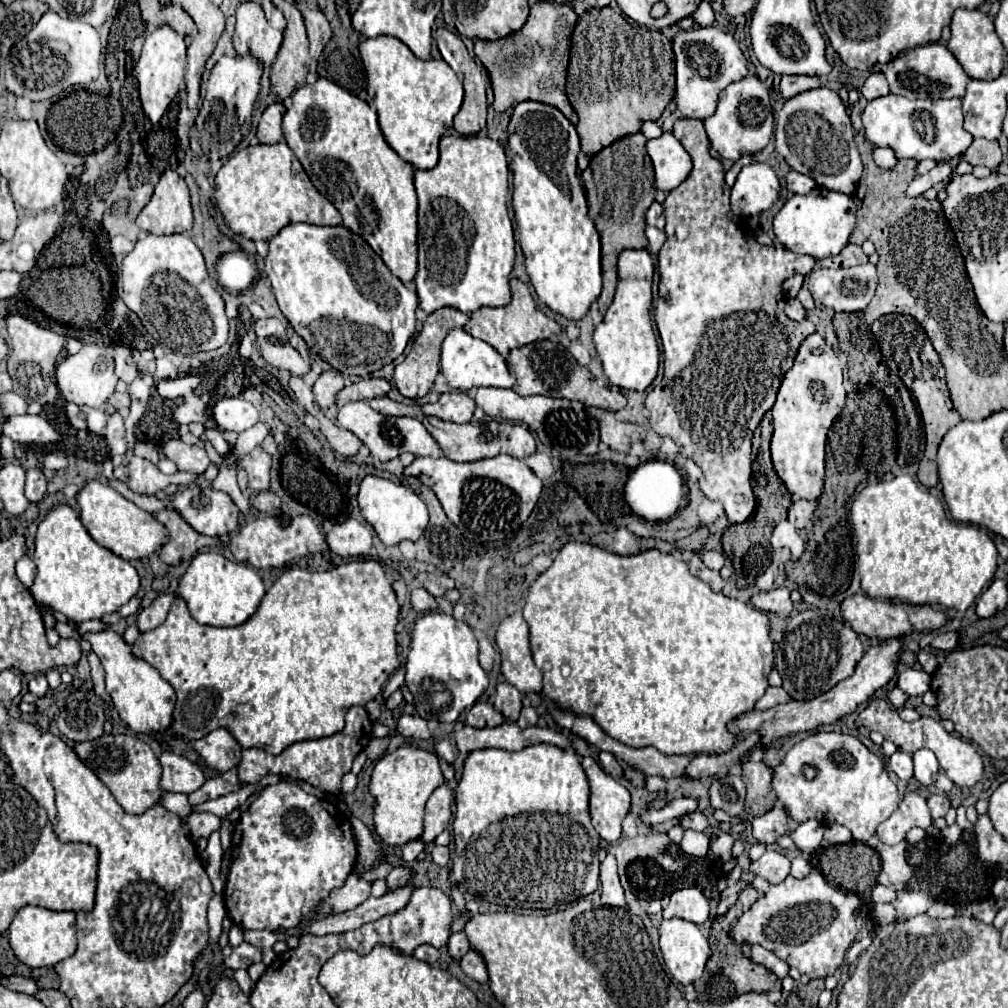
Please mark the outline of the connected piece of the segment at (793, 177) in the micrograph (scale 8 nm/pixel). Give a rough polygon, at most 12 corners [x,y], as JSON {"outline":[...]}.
{"outline":[[790,171],[786,181],[792,193],[808,193],[816,187],[812,177]]}

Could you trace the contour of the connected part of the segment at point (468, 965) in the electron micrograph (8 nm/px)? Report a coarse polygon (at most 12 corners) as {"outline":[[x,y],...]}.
{"outline":[[478,951],[460,959],[462,971],[478,983],[488,983],[488,967]]}

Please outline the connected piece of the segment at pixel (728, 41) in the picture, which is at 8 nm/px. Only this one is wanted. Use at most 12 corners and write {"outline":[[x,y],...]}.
{"outline":[[716,27],[678,31],[674,101],[710,117],[748,73],[740,43]]}

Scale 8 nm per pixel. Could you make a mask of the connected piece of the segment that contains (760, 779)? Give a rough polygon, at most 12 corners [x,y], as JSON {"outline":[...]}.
{"outline":[[762,761],[742,763],[748,789],[746,813],[768,813],[778,801],[772,769]]}

